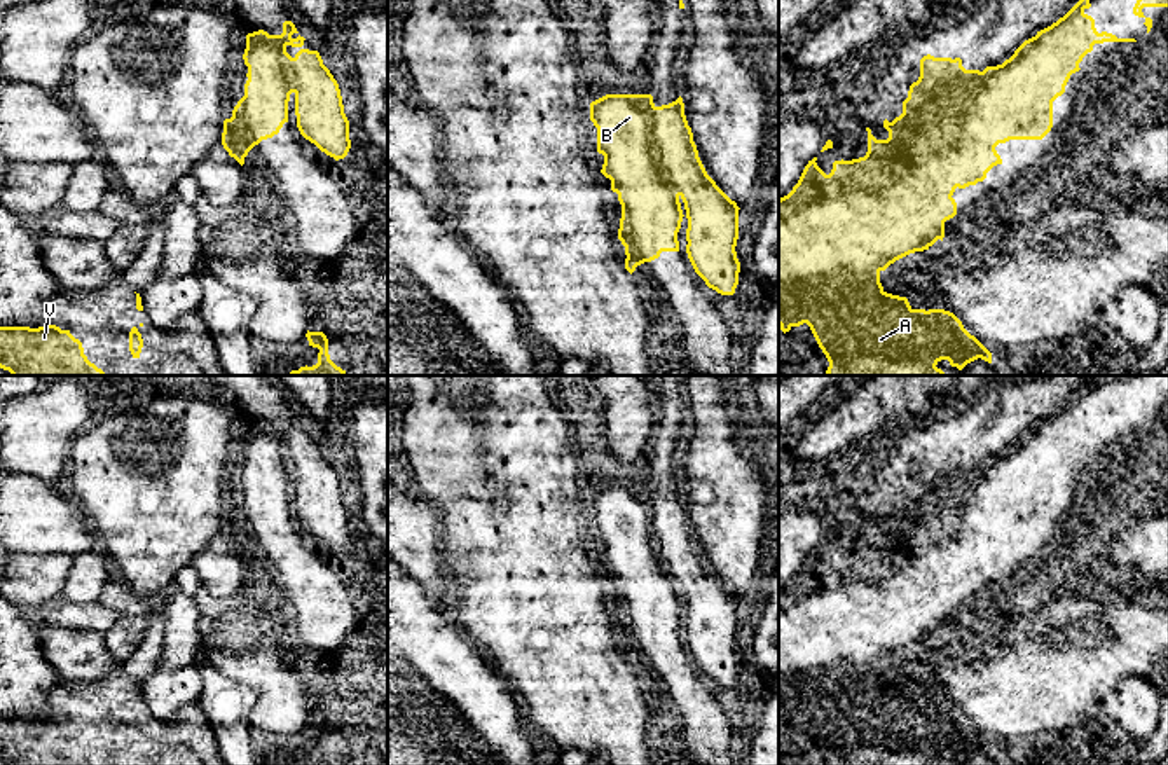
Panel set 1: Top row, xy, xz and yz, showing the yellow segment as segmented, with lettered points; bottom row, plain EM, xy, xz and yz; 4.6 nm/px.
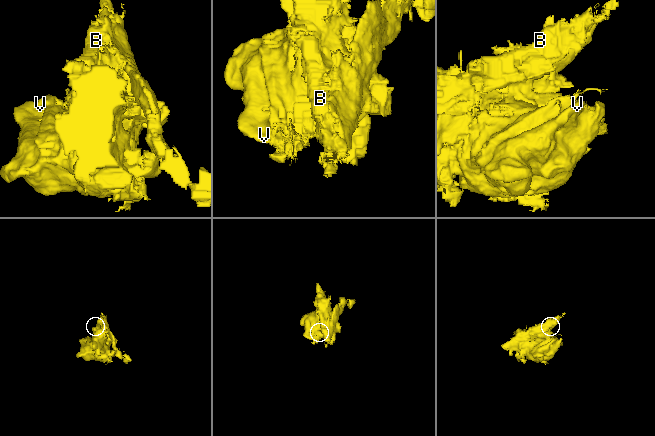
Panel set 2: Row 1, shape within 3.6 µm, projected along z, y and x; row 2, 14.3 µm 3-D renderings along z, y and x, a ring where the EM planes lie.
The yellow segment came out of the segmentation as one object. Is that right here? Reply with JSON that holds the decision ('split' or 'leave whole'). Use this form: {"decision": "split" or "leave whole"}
{"decision": "leave whole"}

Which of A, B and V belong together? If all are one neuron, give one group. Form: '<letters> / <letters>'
A B V

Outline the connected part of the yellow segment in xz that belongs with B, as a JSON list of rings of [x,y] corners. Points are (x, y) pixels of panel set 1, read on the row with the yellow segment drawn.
[[[606,94],[590,103],[590,121],[597,128],[597,152],[604,155],[601,173],[622,204],[618,239],[625,246],[625,269],[632,274],[662,252],[679,252],[677,232],[686,217],[686,253],[695,272],[718,293],[733,295],[740,272],[735,252],[740,208],[707,175],[683,98],[656,107],[651,94]]]

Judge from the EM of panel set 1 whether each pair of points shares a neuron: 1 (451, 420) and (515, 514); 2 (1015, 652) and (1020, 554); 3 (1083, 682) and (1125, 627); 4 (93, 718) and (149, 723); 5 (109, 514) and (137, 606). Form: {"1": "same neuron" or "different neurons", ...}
{"1": "same neuron", "2": "different neurons", "3": "same neuron", "4": "same neuron", "5": "different neurons"}

